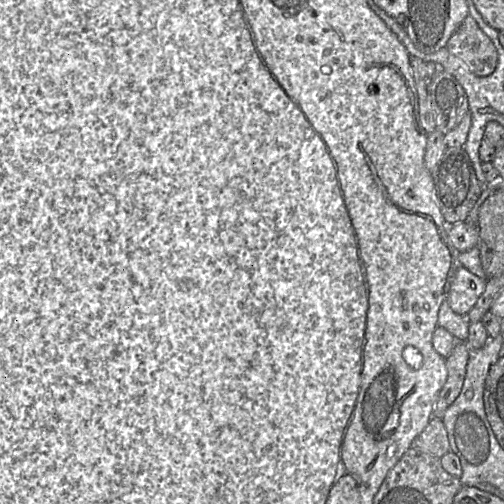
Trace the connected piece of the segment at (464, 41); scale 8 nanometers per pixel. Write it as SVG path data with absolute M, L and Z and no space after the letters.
M470 15L463 20L448 40L446 48L462 60L476 76L489 76L496 69L497 50Z

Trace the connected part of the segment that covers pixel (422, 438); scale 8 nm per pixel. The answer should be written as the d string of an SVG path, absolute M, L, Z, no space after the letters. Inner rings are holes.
M432 418L425 429L413 439L411 448L439 459L448 453L450 443L442 419Z

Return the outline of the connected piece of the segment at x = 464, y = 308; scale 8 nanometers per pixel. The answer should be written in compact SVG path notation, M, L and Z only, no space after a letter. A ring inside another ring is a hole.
M459 267L447 294L450 308L458 315L467 315L484 292L487 280Z

